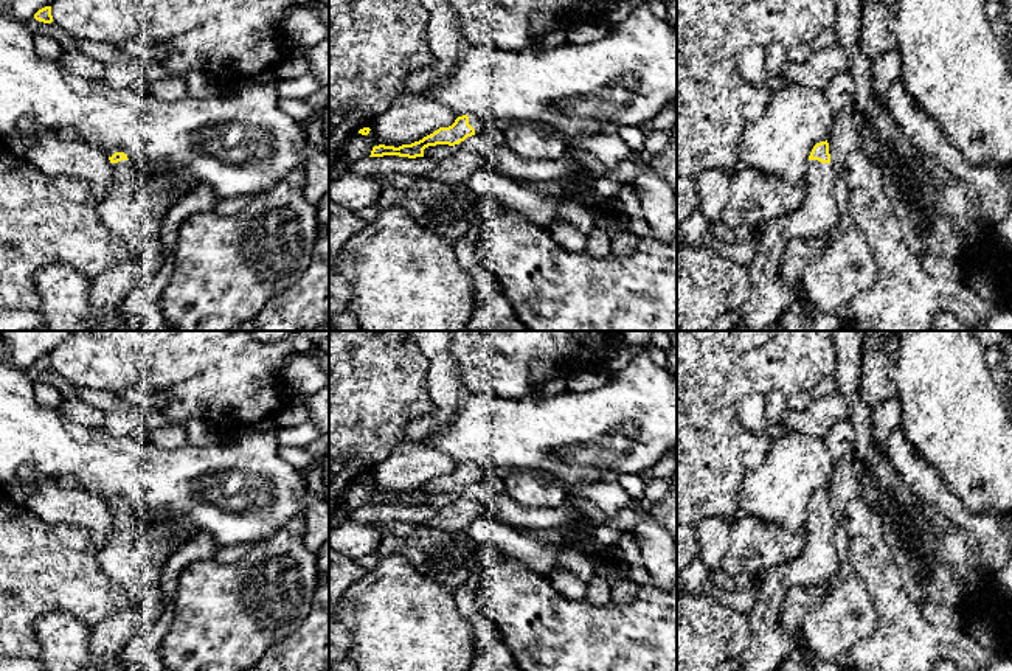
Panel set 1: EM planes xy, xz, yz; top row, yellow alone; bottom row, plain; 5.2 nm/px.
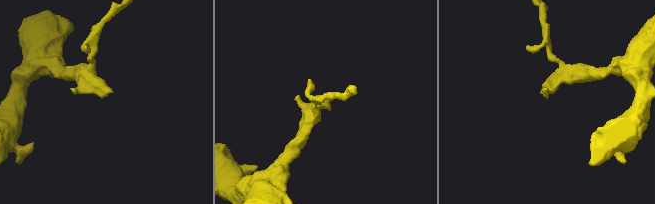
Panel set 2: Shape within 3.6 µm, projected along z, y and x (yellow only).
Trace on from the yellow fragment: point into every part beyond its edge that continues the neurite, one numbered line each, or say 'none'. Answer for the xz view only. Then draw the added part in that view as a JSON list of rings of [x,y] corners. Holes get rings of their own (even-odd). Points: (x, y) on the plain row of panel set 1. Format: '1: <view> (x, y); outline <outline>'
1: xz (478, 472); outline [[[469,463],[469,472],[475,477],[475,482],[483,482],[484,478],[484,469],[478,464]]]

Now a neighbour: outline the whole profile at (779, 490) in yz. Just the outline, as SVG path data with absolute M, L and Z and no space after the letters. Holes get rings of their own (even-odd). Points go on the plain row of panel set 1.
M779 430L764 461L745 474L737 494L739 511L795 533L806 527L809 503L816 491L829 486L834 468L823 438Z

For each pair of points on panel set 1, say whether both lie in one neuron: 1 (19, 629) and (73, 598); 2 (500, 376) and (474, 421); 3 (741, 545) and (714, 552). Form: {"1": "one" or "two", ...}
{"1": "one", "2": "two", "3": "two"}

